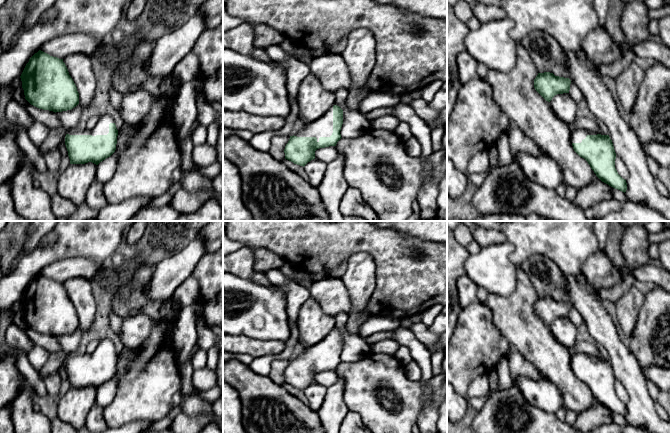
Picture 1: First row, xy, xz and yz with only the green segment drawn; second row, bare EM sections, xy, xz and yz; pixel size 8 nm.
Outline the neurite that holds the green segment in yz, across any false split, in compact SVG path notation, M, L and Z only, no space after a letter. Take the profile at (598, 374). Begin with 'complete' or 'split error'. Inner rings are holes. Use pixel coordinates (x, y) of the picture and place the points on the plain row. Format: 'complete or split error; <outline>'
split error; M587 353L570 355L574 375L584 382L596 400L609 410L626 416L627 407L615 392L616 377L609 359Z

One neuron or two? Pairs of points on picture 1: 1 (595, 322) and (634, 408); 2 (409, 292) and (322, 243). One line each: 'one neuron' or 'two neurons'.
1: one neuron
2: one neuron

